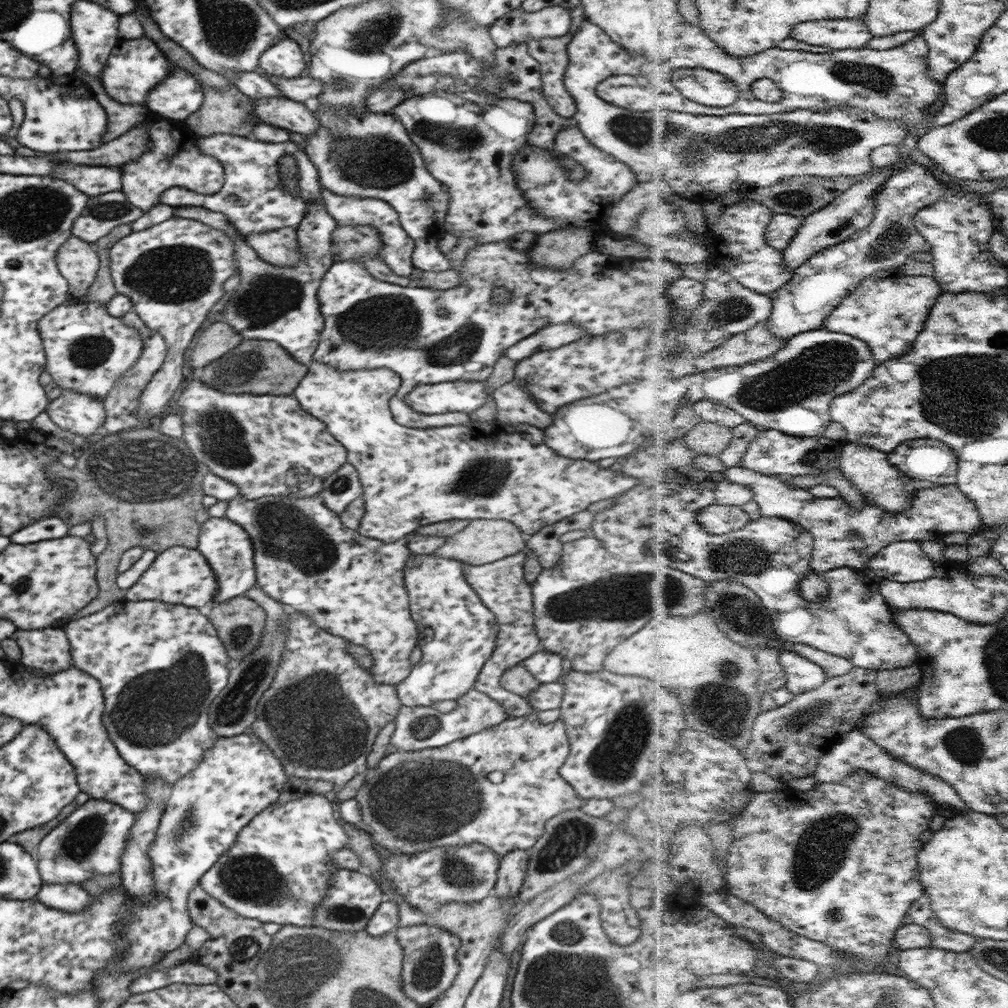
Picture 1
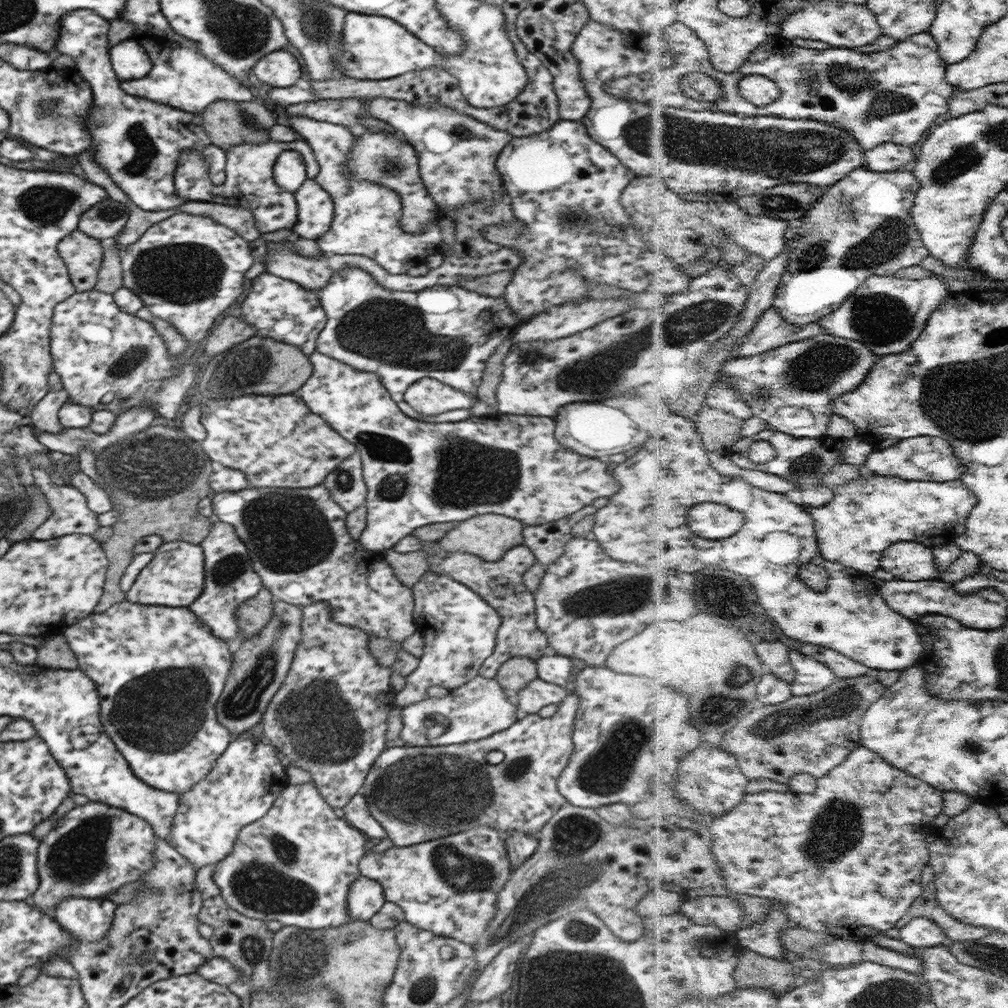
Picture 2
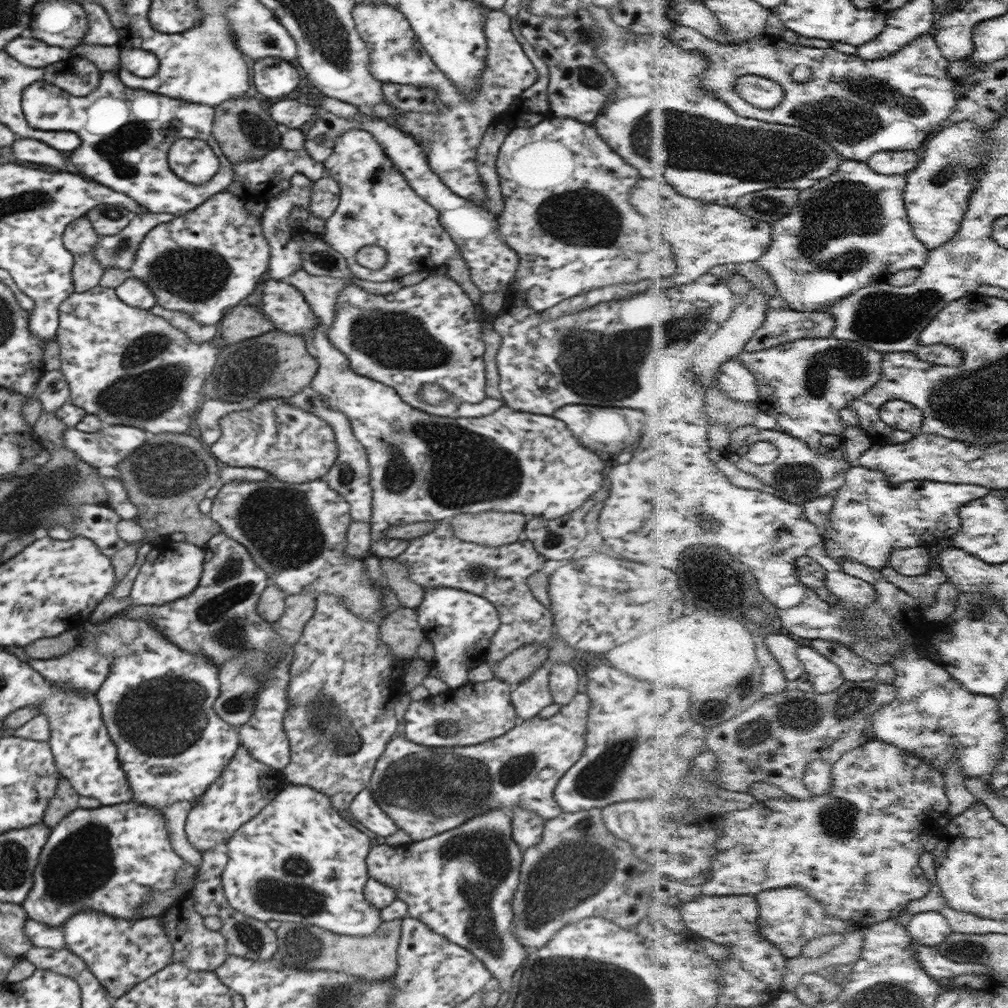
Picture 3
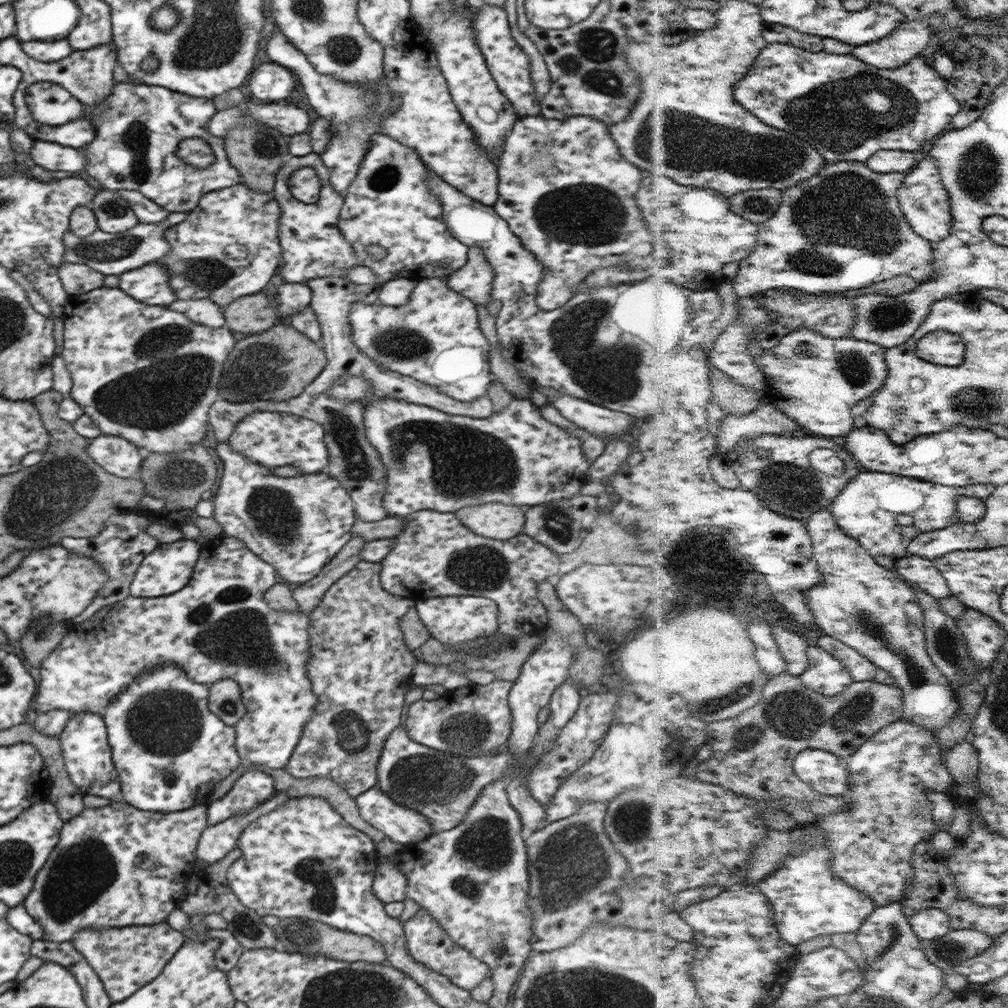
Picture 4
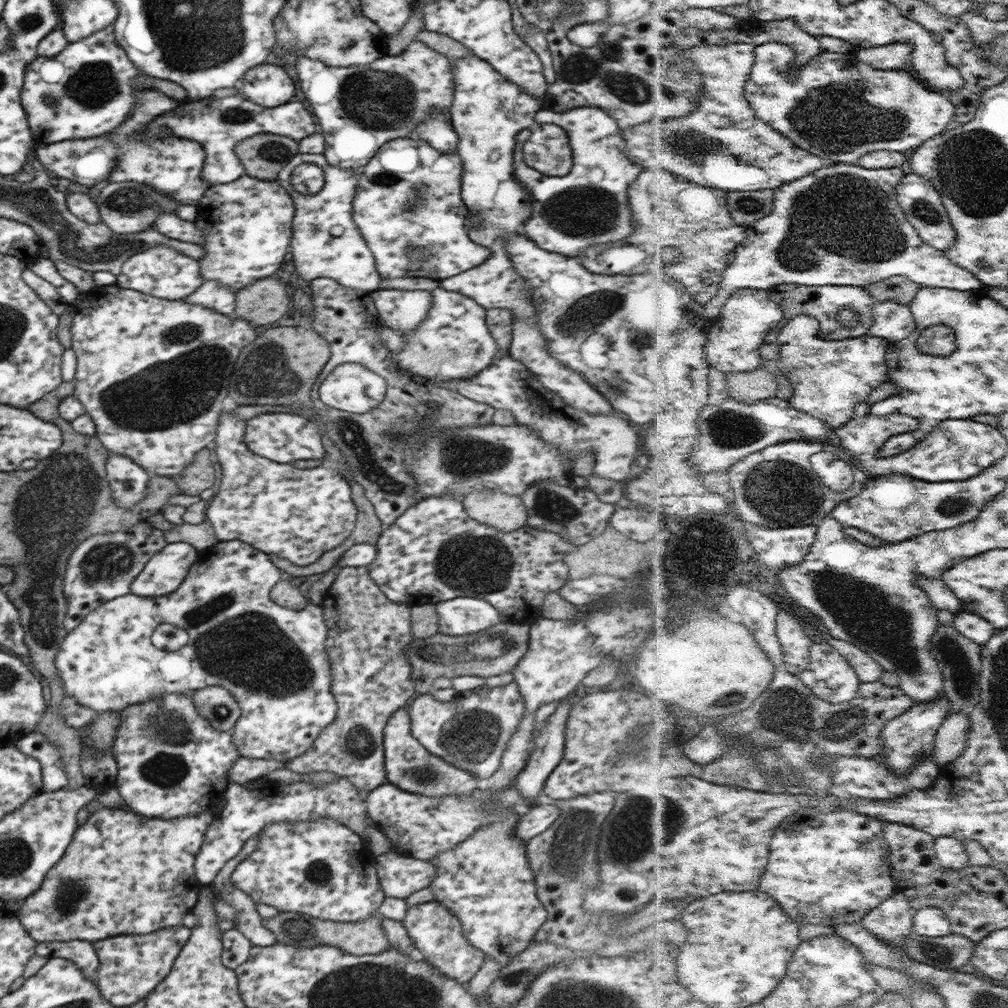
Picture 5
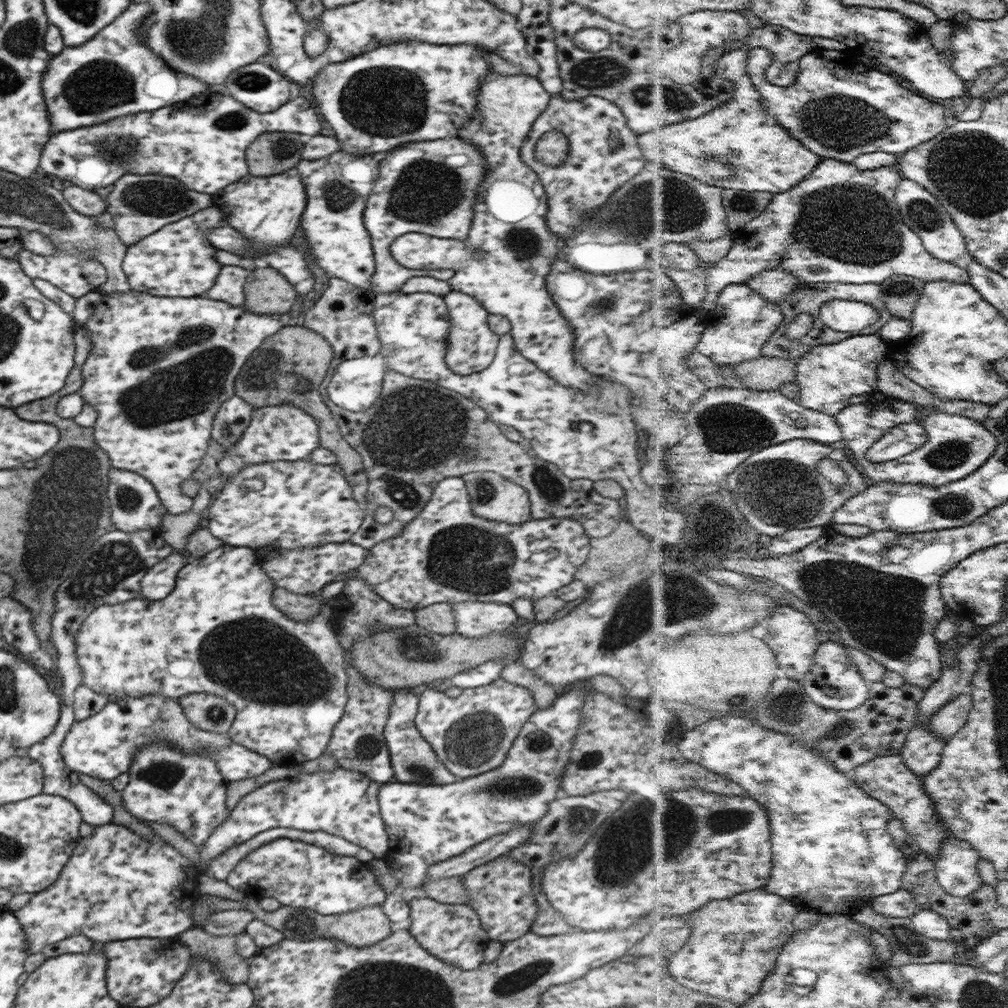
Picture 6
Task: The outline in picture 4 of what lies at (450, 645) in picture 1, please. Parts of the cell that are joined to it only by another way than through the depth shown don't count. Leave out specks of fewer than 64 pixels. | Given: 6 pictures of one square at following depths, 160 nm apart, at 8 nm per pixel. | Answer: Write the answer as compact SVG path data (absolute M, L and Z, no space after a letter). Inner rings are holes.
M436 596L430 599L415 601L419 621L423 623L430 638L441 645L458 645L472 641L477 644L488 640L498 628L497 609L492 600L478 596Z

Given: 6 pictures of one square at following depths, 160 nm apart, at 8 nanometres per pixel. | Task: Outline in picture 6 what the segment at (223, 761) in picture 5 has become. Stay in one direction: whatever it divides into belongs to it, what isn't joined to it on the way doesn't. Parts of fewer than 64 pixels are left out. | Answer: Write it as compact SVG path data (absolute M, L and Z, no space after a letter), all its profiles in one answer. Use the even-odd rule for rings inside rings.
M151 742L139 748L138 753L132 756L127 773L129 780L125 788L120 790L126 812L138 820L173 826L177 832L180 832L198 848L204 844L213 829L227 818L229 810L224 805L227 782L218 771L215 761L205 752L186 753L177 748L169 748L167 744L161 744L161 742Z

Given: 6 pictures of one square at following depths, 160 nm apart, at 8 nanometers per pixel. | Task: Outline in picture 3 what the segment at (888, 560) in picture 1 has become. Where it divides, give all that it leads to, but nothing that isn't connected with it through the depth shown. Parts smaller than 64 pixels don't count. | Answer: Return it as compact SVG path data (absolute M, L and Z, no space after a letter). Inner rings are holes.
M905 547L890 556L890 565L905 576L926 575L930 571L931 563L928 547Z

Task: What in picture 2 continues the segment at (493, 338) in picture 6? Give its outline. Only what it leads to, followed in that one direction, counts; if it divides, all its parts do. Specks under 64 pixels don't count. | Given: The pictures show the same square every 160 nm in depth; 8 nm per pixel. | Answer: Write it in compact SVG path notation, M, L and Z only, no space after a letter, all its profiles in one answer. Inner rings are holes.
M343 268L317 290L326 316L314 350L358 371L374 372L405 416L426 423L471 420L467 409L425 416L403 401L405 389L420 378L434 378L476 398L482 368L493 351L486 347L489 334L503 334L504 340L524 323L508 309L504 297L475 294L463 286L441 284L415 292L384 289L361 268Z

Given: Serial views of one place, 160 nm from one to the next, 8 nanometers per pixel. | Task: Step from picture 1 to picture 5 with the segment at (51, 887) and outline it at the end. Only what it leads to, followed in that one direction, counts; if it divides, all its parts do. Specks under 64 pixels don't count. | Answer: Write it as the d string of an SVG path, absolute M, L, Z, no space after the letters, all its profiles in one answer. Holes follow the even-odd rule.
M183 925L160 928L142 935L115 935L91 942L99 964L95 983L99 994L114 1007L136 1003L167 976L179 949L187 942L190 928Z

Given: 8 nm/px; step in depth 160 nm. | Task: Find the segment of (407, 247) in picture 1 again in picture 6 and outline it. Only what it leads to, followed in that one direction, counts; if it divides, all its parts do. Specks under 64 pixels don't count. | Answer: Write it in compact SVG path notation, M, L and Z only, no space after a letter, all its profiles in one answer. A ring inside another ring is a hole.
M457 137L407 142L380 156L379 173L365 198L362 212L374 260L369 290L373 296L399 291L400 286L411 277L429 276L444 281L451 278L453 272L449 269L417 271L400 266L390 255L390 244L405 233L421 233L438 240L465 240L483 173L483 155L477 147Z

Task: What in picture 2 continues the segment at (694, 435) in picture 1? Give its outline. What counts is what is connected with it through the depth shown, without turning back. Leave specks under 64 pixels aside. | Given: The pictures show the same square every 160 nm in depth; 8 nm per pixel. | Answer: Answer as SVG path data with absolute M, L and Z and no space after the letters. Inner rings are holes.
M708 404L699 412L696 425L707 450L727 453L742 438L743 419L713 409Z

